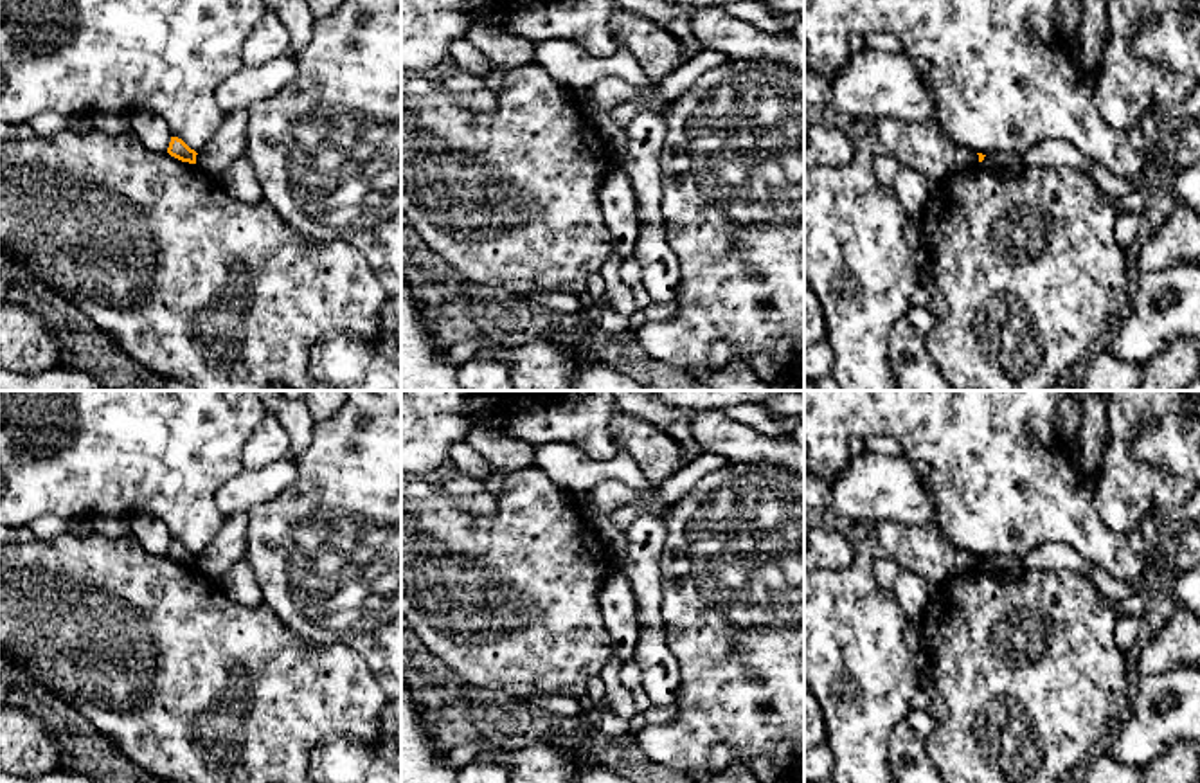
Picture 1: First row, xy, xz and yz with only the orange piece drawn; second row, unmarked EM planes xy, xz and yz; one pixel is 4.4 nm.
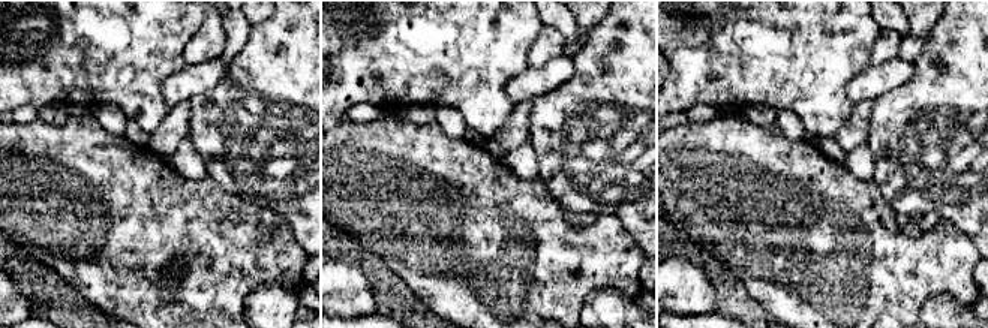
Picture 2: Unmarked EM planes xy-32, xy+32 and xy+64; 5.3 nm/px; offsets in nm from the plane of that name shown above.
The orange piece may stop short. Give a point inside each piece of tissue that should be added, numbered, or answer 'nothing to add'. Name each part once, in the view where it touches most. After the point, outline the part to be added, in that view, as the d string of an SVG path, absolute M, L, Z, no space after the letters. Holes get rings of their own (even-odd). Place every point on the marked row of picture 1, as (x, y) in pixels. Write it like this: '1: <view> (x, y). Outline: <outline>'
nothing to add

